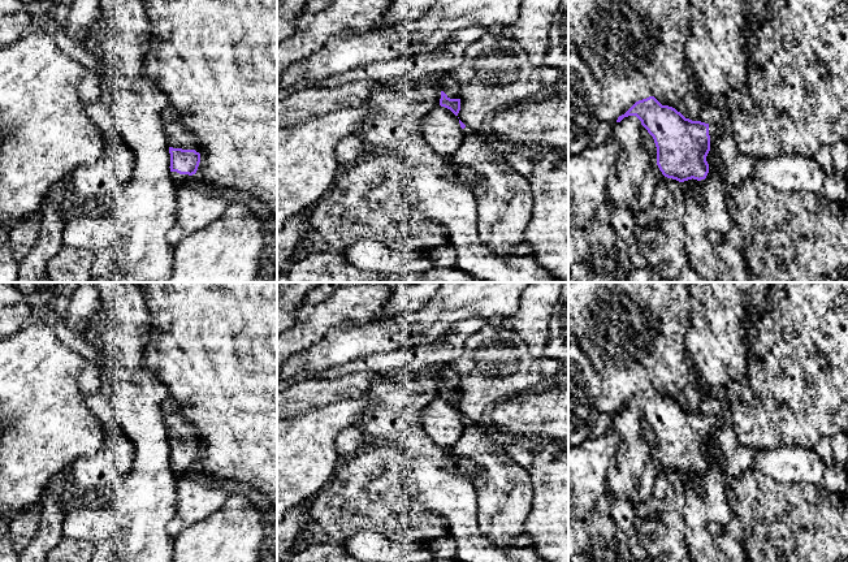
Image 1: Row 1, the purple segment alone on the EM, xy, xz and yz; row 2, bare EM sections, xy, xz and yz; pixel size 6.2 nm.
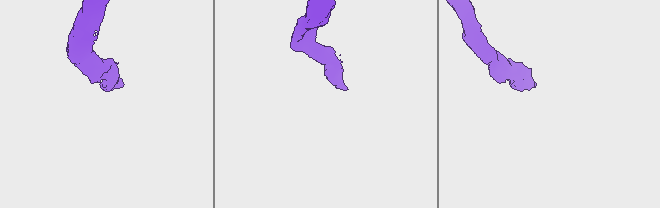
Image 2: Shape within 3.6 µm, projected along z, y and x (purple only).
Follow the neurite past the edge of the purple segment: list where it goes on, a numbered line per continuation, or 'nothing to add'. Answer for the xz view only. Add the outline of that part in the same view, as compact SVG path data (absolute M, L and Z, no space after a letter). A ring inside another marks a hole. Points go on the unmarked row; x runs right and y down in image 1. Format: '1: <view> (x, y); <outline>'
nothing to add

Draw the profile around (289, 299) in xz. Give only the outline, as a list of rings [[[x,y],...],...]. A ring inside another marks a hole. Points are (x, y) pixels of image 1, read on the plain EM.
[[[293,282],[277,291],[277,337],[295,325],[295,312],[304,304],[307,293],[321,282]]]

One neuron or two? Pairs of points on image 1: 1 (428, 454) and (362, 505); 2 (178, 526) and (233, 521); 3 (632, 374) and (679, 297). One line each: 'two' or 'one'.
1: one
2: two
3: one

